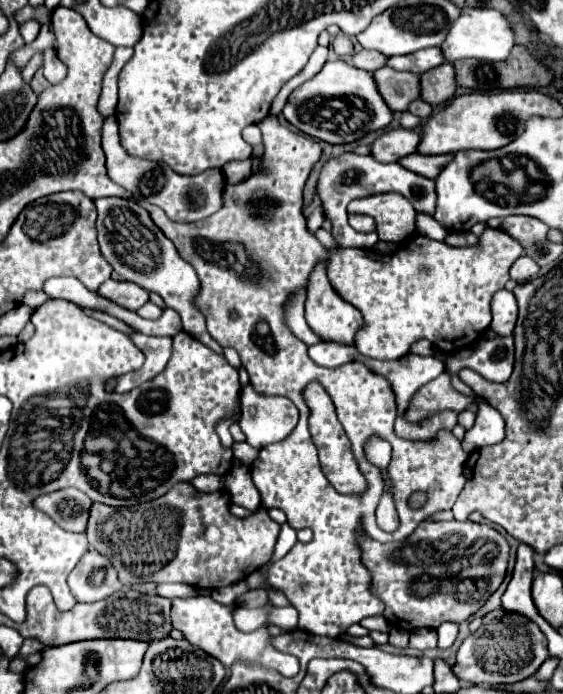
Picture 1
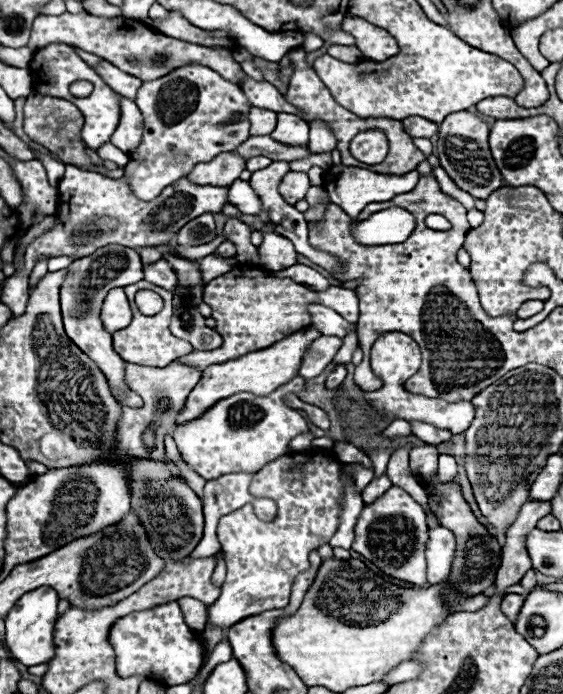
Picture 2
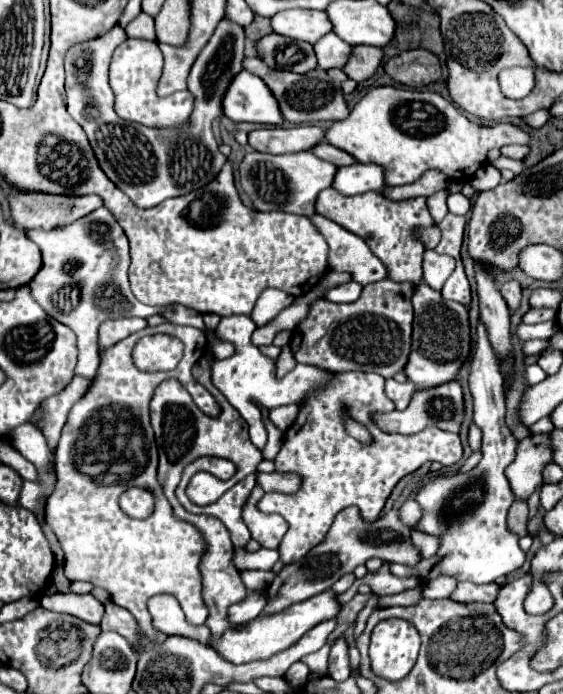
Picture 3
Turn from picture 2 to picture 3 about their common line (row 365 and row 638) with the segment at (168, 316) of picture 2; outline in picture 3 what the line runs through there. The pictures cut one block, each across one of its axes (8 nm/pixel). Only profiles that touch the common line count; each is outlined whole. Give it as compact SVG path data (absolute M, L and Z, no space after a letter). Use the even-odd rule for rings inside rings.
M160 324L152 328L148 326L108 348L100 356L98 374L92 388L70 410L68 422L56 448L58 482L54 494L47 499L45 518L52 532L60 538L60 546L66 554L66 576L70 582L86 581L104 588L112 602L134 614L140 638L156 646L168 636L156 630L152 624L152 616L146 610L150 596L160 592L174 594L186 614L186 620L194 626L204 624L208 612L202 602L202 580L198 572L200 554L204 554L204 542L192 524L172 516L172 508L156 480L158 450L150 426L148 404L162 380L176 378L192 394L202 412L216 416L214 398L192 376L192 366L200 360L206 346L208 340L204 338L202 330L192 326ZM158 332L184 340L184 358L174 372L148 374L136 370L132 362L132 348L142 336ZM108 450L120 450L122 456L112 460L106 456ZM132 486L142 486L156 494L154 516L146 520L134 520L120 510L118 498Z

